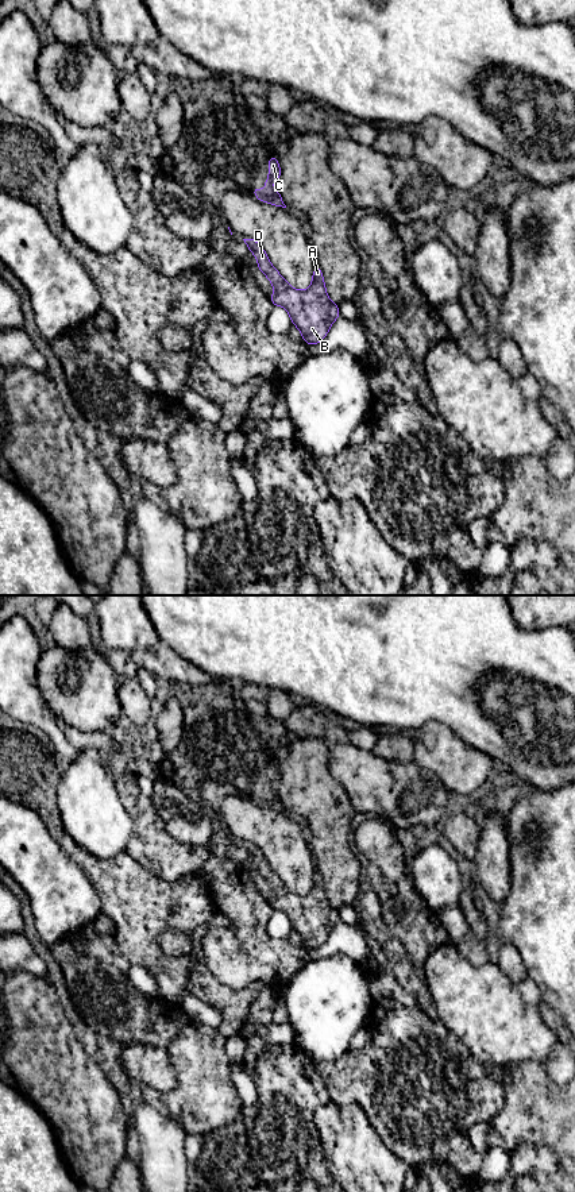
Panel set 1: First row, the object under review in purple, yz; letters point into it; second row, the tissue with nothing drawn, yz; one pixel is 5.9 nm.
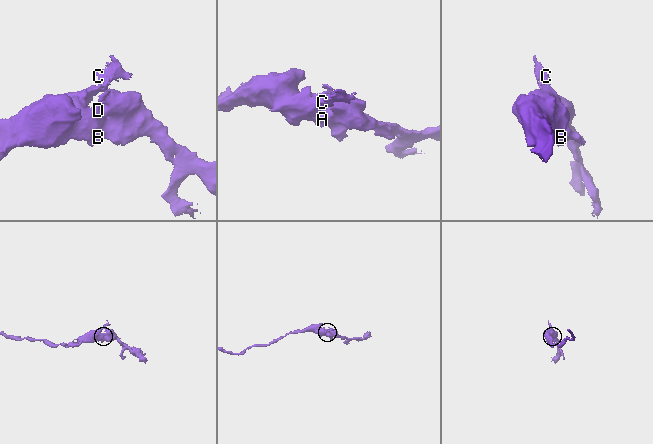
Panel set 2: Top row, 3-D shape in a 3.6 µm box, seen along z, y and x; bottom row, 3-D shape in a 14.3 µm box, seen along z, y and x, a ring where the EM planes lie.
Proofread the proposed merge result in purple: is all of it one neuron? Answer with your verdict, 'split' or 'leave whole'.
split

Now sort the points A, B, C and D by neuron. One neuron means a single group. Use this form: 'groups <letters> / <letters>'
groups A B D / C

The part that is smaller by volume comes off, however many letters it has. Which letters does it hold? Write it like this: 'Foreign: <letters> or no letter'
Foreign: C

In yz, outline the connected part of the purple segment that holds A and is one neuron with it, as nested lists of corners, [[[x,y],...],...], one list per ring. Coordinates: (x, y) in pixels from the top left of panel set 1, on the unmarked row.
[[[254,844],[243,845],[255,860],[259,875],[273,888],[271,909],[279,910],[289,917],[292,927],[301,936],[302,944],[309,950],[324,945],[332,927],[340,921],[340,917],[339,911],[327,900],[320,871],[313,873],[312,890],[306,895],[297,895],[275,875],[258,846]]]

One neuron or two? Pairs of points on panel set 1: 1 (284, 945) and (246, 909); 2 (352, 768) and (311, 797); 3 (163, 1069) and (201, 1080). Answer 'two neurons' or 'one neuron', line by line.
1: one neuron
2: two neurons
3: two neurons

